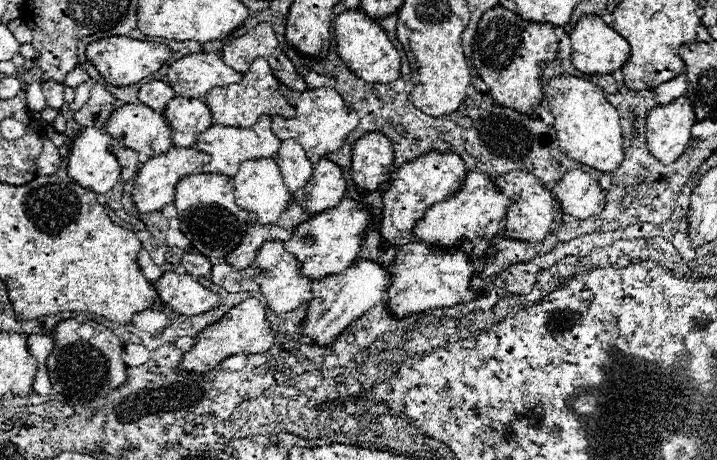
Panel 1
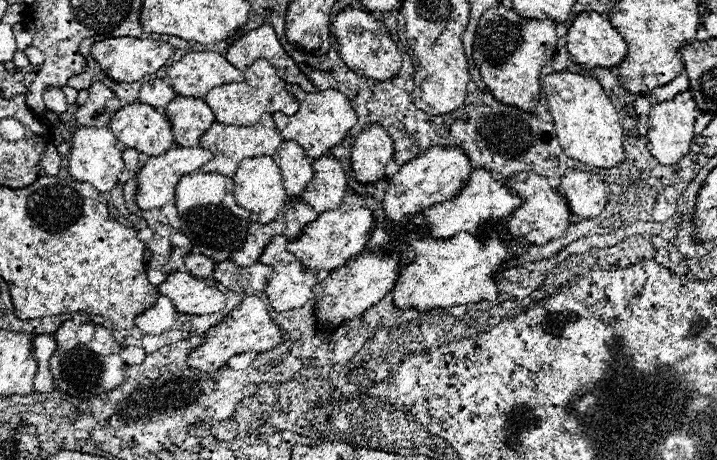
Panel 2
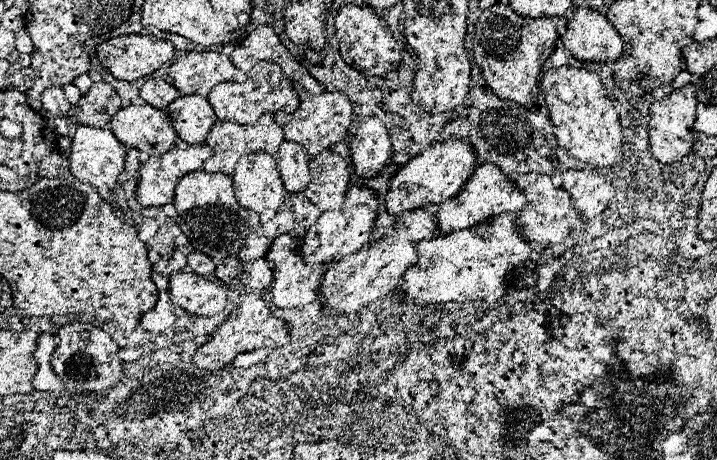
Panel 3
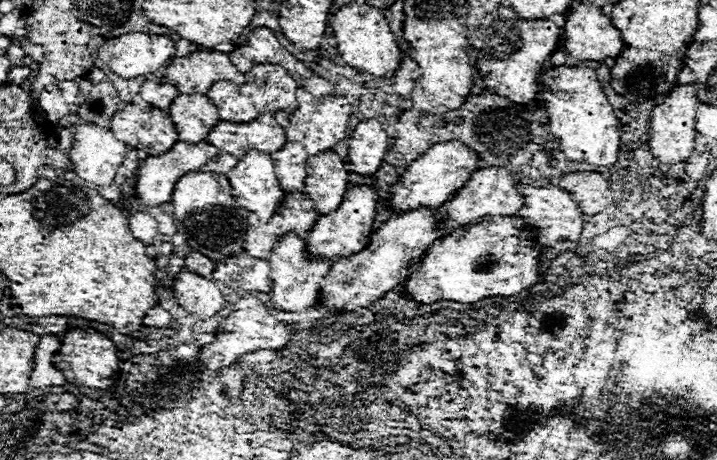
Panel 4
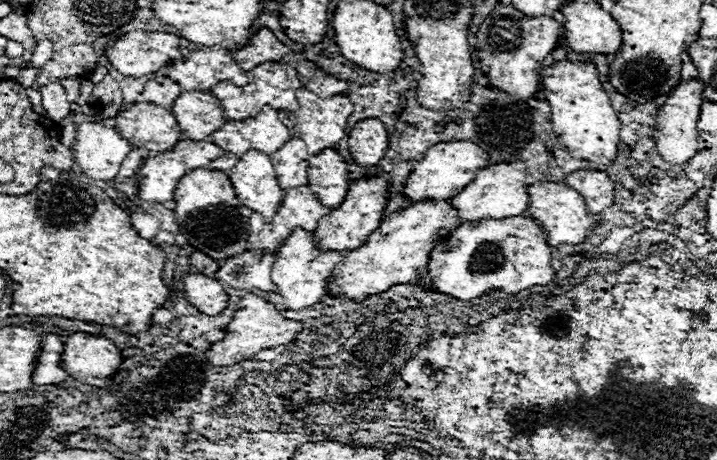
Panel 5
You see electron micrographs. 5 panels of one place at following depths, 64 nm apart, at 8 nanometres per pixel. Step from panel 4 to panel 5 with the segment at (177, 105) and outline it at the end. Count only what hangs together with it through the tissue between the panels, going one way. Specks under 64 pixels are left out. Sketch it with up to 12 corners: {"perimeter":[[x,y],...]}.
{"perimeter":[[182,92],[172,114],[190,140],[228,122],[210,92]]}

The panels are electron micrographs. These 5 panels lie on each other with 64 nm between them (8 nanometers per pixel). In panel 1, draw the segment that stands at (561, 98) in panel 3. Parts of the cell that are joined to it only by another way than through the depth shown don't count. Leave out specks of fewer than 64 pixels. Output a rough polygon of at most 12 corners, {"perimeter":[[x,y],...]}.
{"perimeter":[[556,76],[544,98],[564,156],[622,160],[616,108],[590,80]]}

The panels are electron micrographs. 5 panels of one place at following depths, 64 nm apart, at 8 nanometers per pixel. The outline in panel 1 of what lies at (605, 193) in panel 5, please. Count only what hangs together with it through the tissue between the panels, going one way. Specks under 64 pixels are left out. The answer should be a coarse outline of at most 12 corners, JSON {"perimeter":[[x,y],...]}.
{"perimeter":[[568,170],[552,188],[564,214],[600,214],[602,186],[584,170]]}

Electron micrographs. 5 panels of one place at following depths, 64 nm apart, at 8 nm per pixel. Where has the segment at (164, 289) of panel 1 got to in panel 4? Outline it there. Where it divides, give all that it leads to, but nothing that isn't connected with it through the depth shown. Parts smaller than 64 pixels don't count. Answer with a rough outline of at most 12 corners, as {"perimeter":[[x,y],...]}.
{"perimeter":[[190,270],[176,276],[180,304],[216,316],[224,294],[214,280]]}

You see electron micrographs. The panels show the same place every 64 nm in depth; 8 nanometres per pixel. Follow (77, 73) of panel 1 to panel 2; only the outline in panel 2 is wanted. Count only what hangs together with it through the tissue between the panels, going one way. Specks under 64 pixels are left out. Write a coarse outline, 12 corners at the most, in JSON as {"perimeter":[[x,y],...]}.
{"perimeter":[[80,72],[68,80],[76,90],[88,90],[92,84],[90,72]]}

